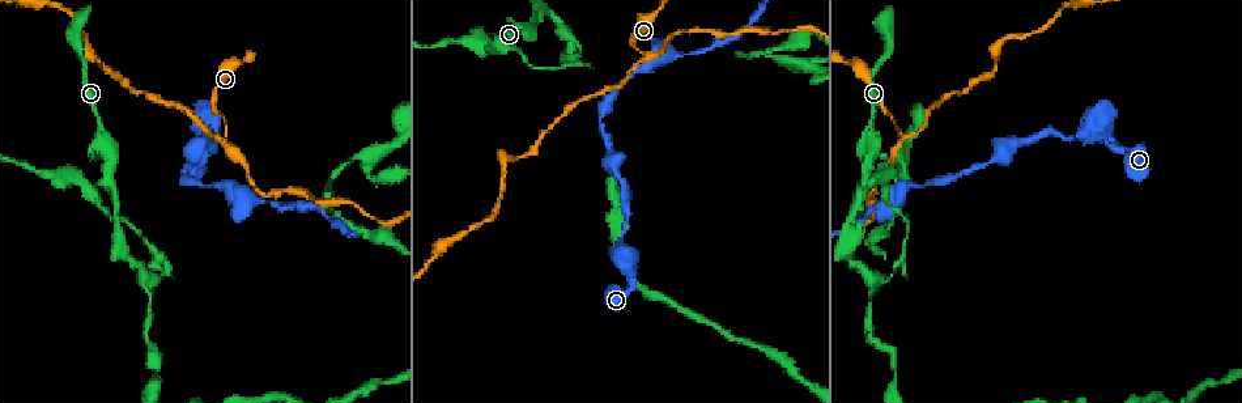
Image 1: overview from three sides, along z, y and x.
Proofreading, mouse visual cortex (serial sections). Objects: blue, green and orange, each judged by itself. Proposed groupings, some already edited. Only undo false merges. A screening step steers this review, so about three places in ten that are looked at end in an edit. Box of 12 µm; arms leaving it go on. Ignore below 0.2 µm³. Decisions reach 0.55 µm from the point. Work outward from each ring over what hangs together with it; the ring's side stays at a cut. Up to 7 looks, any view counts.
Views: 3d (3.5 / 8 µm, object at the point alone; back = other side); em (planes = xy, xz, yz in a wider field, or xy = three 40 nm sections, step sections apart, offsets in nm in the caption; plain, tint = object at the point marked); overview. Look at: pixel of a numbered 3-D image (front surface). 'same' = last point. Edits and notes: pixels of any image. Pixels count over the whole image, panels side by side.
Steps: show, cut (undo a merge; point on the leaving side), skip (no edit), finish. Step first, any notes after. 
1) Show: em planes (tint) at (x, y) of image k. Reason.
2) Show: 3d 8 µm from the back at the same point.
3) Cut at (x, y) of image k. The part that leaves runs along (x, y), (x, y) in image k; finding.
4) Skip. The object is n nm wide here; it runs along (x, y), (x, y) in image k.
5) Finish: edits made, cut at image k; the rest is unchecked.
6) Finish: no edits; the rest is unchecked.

Show: 3d 3.5 µm at (107, 134) of image 1. Sudden change in width.

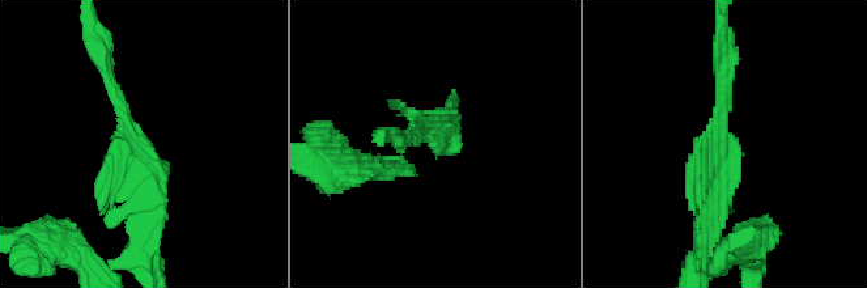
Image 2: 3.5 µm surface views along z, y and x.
Show: em planes (tint) at (723, 140) of image 2. Shape alone is not enough.

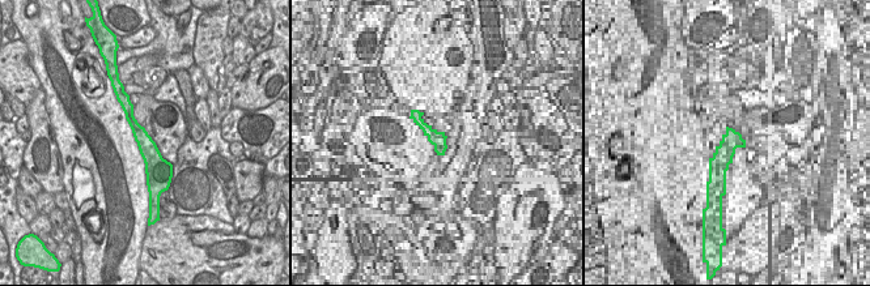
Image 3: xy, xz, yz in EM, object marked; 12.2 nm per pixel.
Skip. It runs along (126, 103), (153, 159), (153, 180) in image 3; all the same cell.

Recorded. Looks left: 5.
Show: 3d 3.5 µm at (564, 33) of image 1. Abrupt turn.

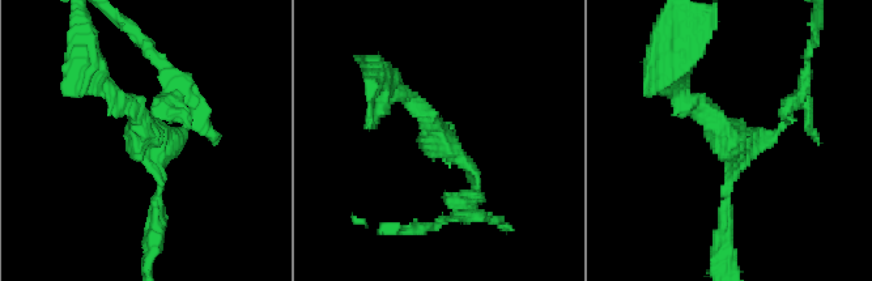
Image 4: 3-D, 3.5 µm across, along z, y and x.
Skip. It runs along (404, 93), (473, 170), (464, 204) in image 4; one cell here.

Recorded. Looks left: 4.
Show: 3d 3.5 µm at (269, 203) of image 1. A narrow waist.

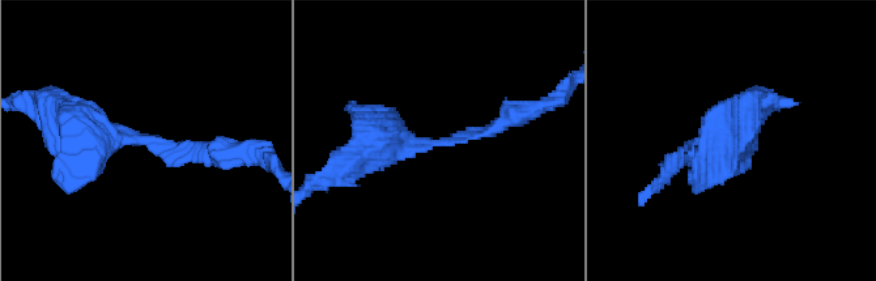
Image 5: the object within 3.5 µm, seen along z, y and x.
Show: em xy step 5 (tint) at (436, 144) of image 5. The arms are 150, 500 nm wide.

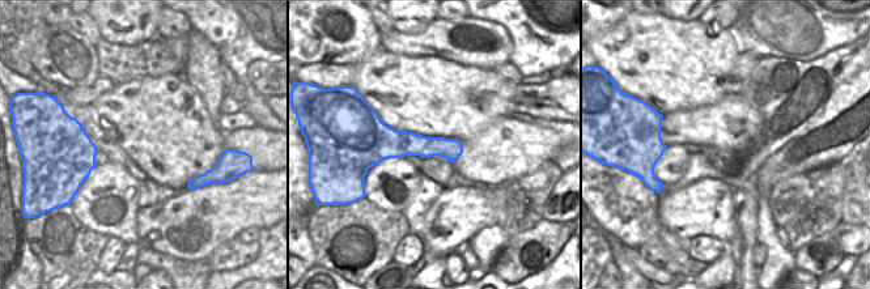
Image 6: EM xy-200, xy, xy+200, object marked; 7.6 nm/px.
Show: em xy step 2 (tint) at the same point.

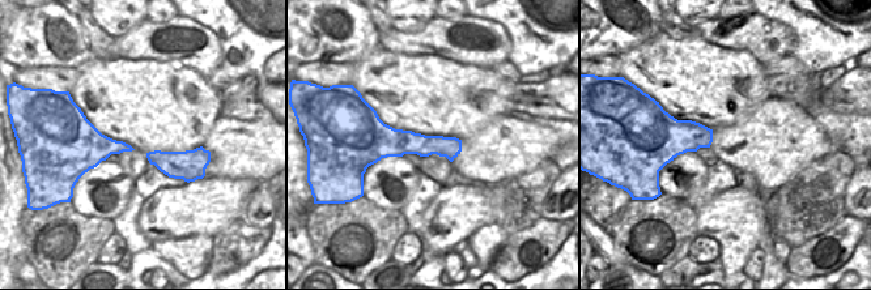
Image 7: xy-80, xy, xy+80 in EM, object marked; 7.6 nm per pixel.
Skip. It runs along (360, 156), (383, 143), (453, 143), (513, 115) in image 5; one cell here.

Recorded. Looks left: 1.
Finish: no edits; the rest is unchecked.

